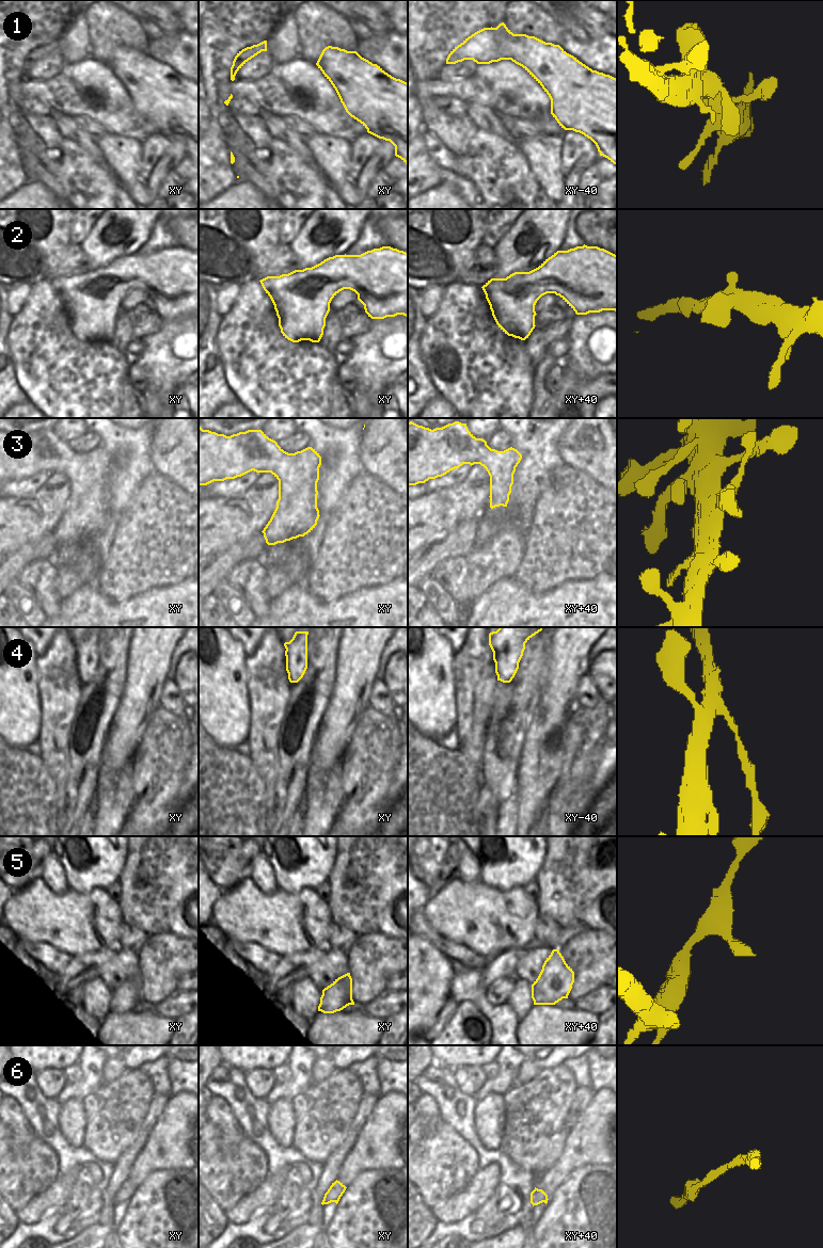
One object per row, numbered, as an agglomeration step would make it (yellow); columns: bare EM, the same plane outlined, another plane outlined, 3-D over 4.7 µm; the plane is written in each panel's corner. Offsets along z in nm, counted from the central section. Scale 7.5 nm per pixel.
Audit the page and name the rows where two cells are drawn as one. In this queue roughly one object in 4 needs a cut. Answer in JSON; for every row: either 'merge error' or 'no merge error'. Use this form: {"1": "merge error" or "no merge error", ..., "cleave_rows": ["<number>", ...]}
{"1": "no merge error", "2": "no merge error", "3": "no merge error", "4": "no merge error", "5": "no merge error", "6": "no merge error", "cleave_rows": []}

